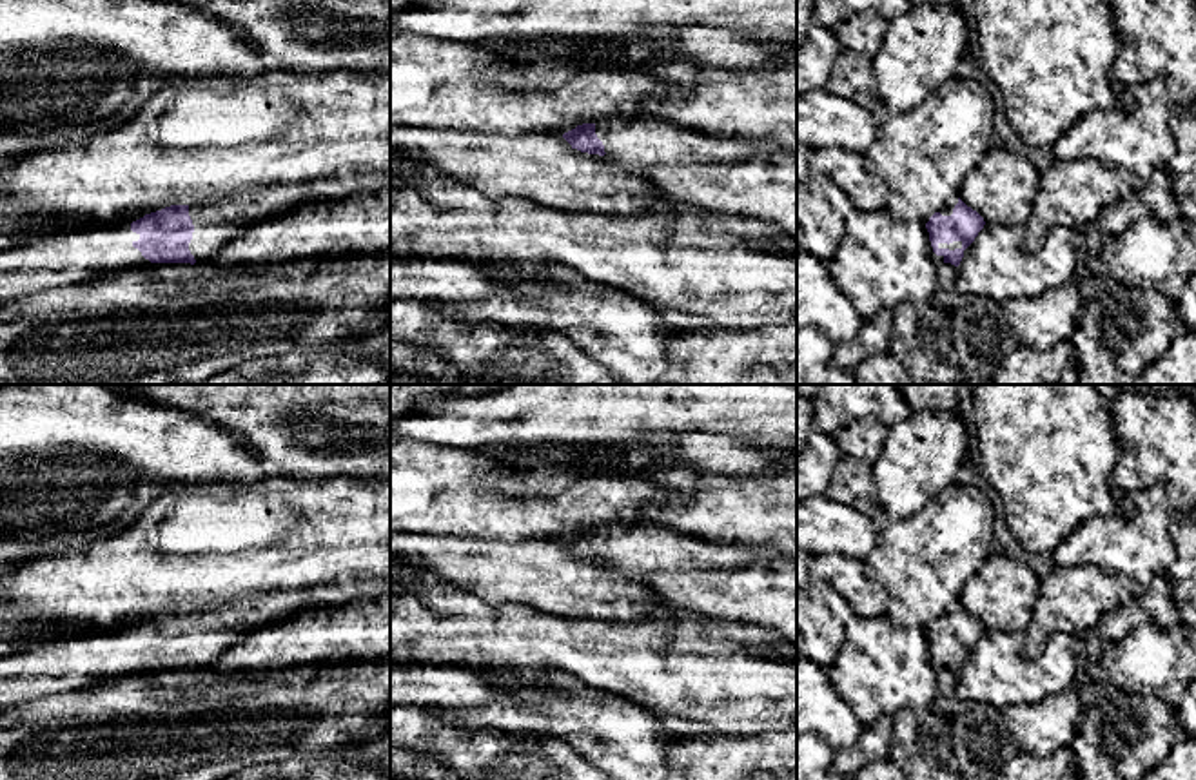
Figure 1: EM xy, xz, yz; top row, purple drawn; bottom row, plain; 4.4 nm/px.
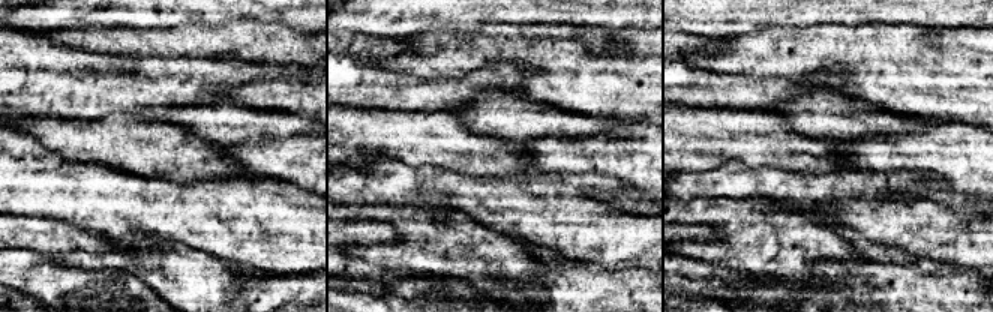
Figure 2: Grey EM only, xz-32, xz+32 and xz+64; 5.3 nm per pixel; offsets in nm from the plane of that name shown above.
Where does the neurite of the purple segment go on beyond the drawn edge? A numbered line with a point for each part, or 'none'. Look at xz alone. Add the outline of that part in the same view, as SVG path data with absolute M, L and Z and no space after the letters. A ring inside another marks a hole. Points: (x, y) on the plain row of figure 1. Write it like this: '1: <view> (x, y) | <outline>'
1: xz (641, 550) | M662 526L599 528L595 541L608 564L635 577L713 571L751 564L771 555L764 546L711 542Z

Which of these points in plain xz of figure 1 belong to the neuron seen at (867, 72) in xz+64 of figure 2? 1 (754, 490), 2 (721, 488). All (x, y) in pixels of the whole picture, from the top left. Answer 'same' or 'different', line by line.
1: same
2: same

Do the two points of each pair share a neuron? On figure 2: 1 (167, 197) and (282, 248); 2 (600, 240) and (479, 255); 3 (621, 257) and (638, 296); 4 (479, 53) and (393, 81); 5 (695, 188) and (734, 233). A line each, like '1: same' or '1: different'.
1: same
2: different
3: different
4: different
5: different

